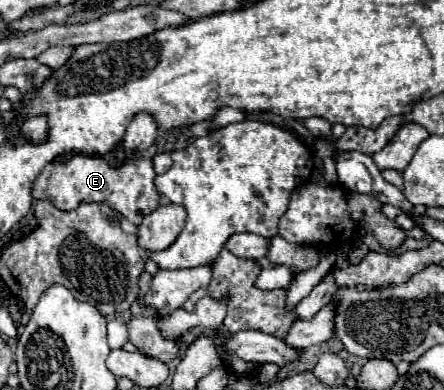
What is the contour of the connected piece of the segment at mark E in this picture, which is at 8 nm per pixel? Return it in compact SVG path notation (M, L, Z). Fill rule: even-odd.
M72 154L70 160L52 160L38 174L32 184L34 200L50 200L58 210L76 210L82 202L104 202L118 210L132 224L140 224L144 216L156 210L162 202L160 192L154 186L154 166L152 158L128 158L122 166L110 166L102 156Z

